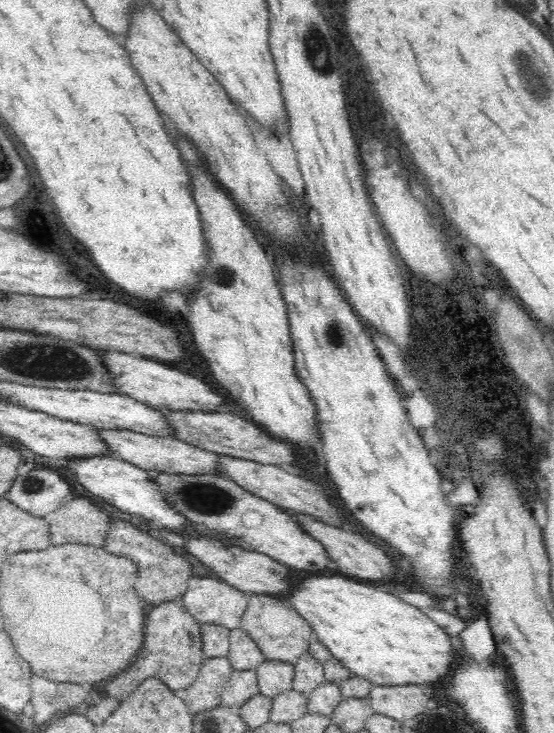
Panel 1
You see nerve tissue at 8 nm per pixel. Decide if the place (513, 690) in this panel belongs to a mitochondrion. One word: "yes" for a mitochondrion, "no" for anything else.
no

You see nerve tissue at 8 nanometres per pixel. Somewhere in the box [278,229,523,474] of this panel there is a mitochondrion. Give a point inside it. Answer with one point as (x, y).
(335, 337)

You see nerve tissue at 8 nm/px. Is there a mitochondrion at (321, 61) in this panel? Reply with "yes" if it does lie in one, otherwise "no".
yes

